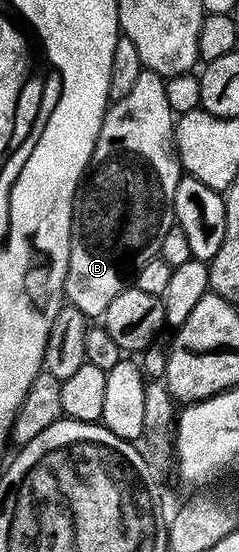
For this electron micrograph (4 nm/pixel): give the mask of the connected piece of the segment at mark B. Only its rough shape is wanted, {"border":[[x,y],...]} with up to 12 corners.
{"border":[[166,78],[107,108],[70,212],[66,301],[88,319],[175,228]]}

